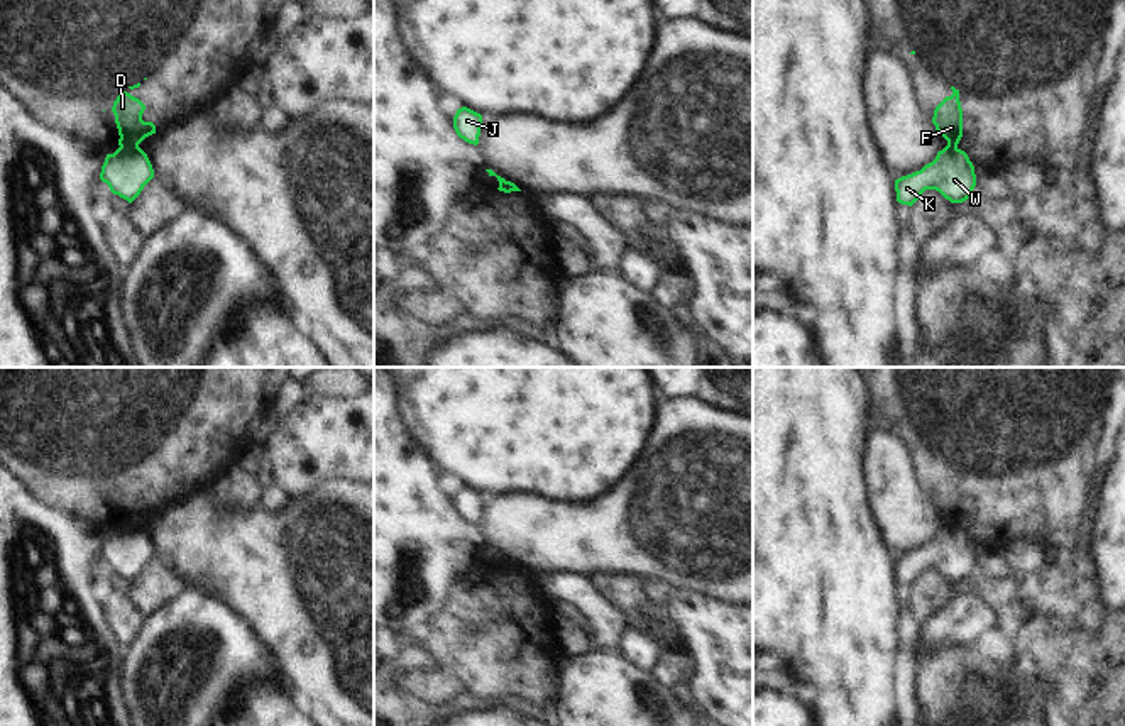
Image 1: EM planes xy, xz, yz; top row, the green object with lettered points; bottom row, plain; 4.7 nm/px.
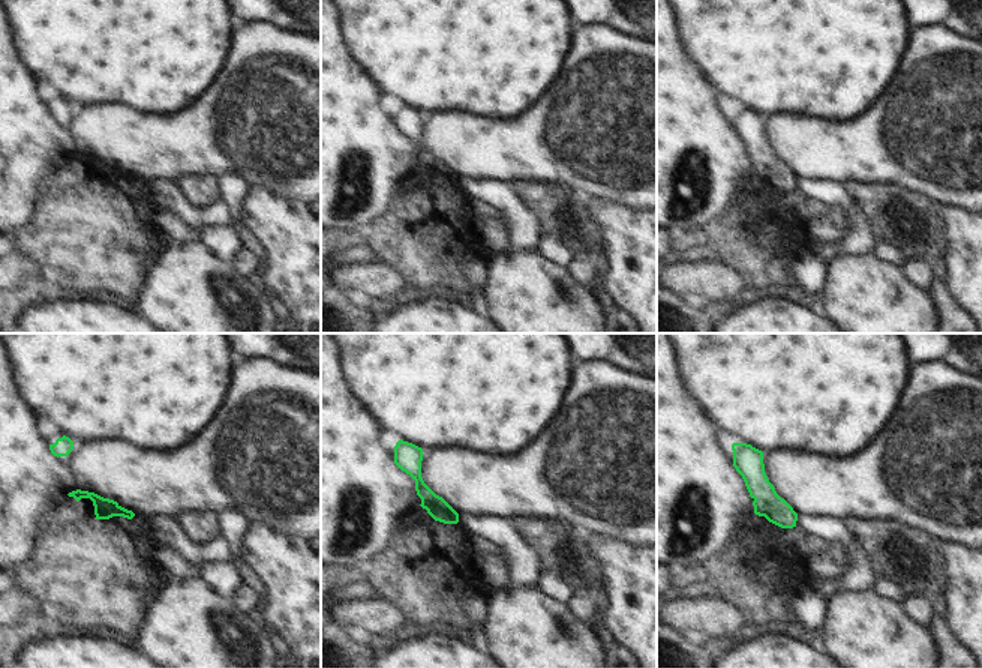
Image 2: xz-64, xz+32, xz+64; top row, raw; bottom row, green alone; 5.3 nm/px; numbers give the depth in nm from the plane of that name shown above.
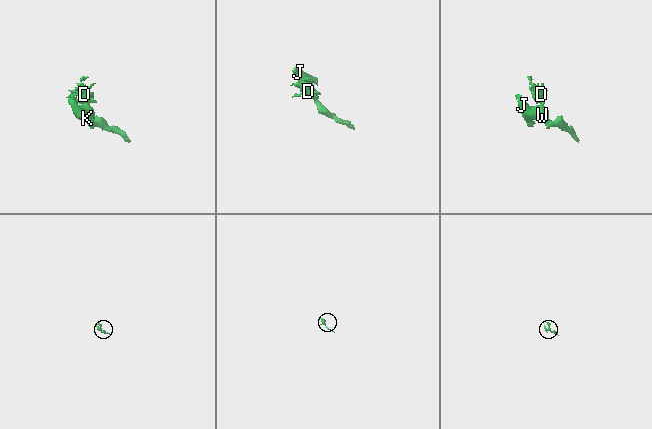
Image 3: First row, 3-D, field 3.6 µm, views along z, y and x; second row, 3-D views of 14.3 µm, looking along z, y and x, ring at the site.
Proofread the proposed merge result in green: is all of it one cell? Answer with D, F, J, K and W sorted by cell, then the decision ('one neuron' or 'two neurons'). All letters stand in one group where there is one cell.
groups D F / J K W; two neurons

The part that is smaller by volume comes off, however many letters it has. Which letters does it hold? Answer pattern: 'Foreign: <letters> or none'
Foreign: D, F

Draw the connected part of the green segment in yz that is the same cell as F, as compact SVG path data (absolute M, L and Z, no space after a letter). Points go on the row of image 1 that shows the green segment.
M951 86L951 90L952 95L946 96L936 107L932 124L949 146L958 147L963 137L963 108L959 102L959 90L956 90L954 86Z

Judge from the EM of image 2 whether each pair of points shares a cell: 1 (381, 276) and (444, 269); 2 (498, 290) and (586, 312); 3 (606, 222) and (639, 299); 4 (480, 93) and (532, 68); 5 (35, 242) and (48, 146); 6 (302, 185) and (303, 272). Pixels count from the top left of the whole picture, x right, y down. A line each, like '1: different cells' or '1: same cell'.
1: different cells
2: same cell
3: same cell
4: same cell
5: different cells
6: different cells

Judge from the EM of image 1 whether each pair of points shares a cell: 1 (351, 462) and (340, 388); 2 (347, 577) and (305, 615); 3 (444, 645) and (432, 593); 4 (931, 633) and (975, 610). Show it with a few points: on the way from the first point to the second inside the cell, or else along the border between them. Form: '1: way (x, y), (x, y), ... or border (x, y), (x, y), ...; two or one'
1: border (310, 395), (330, 398), (356, 396); two
2: way (337, 588), (332, 588), (315, 604); one
3: border (439, 613), (430, 623); two
4: way (941, 626), (965, 620); one

